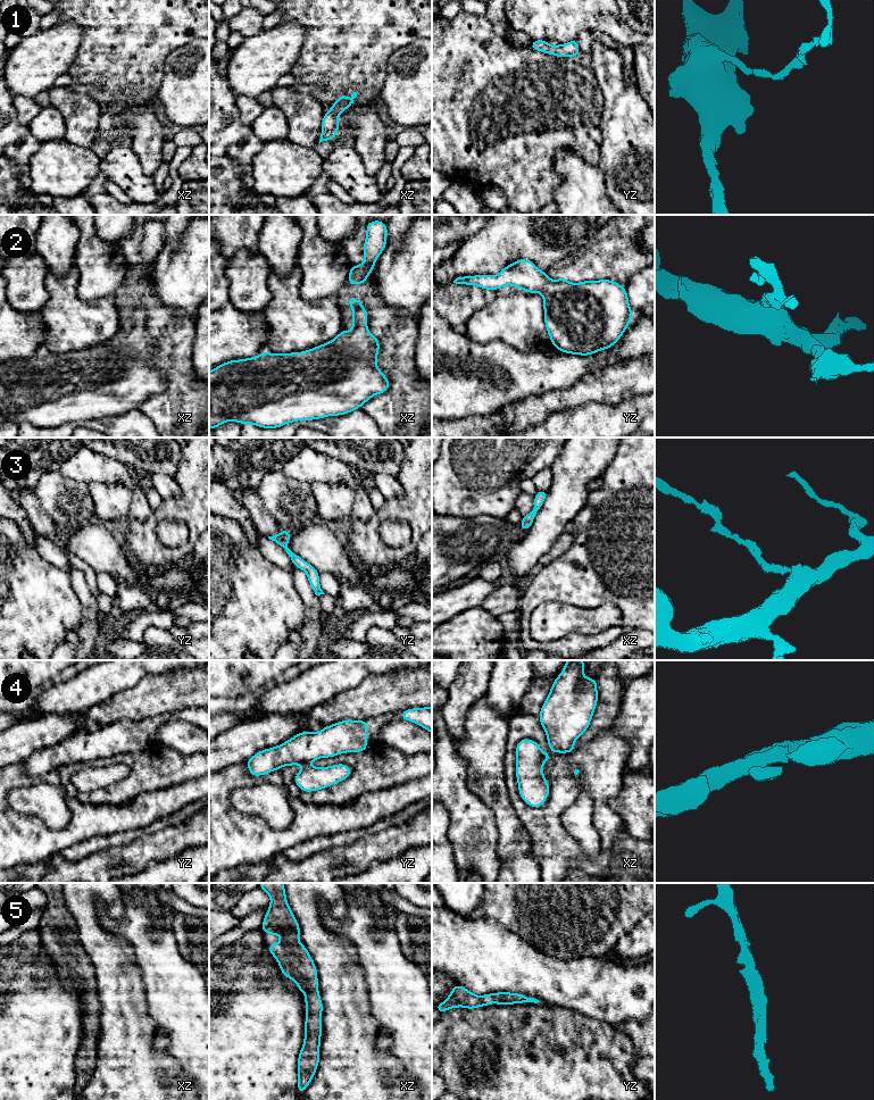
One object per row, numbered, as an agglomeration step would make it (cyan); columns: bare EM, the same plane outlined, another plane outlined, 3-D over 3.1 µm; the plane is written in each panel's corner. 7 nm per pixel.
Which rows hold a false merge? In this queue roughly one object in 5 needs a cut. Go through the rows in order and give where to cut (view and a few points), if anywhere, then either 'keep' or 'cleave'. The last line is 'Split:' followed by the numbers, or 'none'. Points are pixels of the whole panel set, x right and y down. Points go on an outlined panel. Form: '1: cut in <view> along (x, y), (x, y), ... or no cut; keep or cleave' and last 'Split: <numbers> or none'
1: no cut; keep
2: no cut; keep
3: no cut; keep
4: no cut; keep
5: no cut; keep
Split: none

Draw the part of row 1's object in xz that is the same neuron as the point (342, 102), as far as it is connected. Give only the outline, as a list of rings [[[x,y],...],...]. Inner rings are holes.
[[[356,92],[351,94],[350,99],[341,93],[338,100],[332,105],[330,110],[325,111],[325,115],[322,119],[322,133],[319,143],[323,141],[333,140],[336,136],[336,134],[339,133],[338,116],[352,106],[353,99],[356,97]]]

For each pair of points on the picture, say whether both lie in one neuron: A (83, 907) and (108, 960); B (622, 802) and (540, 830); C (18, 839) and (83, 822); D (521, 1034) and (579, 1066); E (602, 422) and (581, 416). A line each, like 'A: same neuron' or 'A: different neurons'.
A: same neuron
B: different neurons
C: same neuron
D: same neuron
E: same neuron

